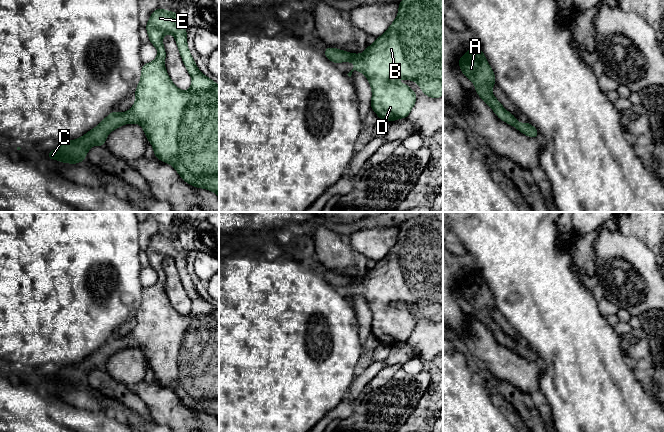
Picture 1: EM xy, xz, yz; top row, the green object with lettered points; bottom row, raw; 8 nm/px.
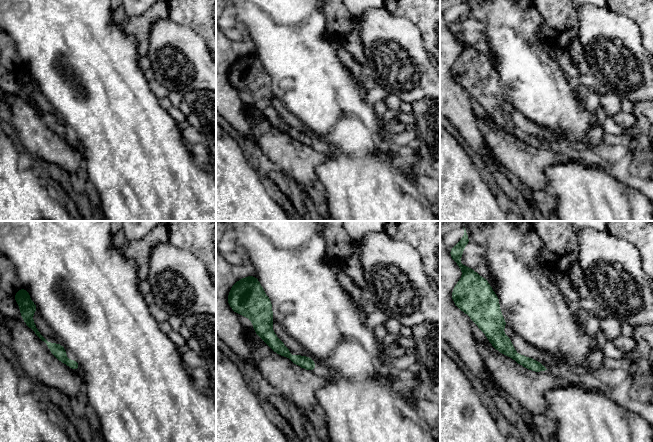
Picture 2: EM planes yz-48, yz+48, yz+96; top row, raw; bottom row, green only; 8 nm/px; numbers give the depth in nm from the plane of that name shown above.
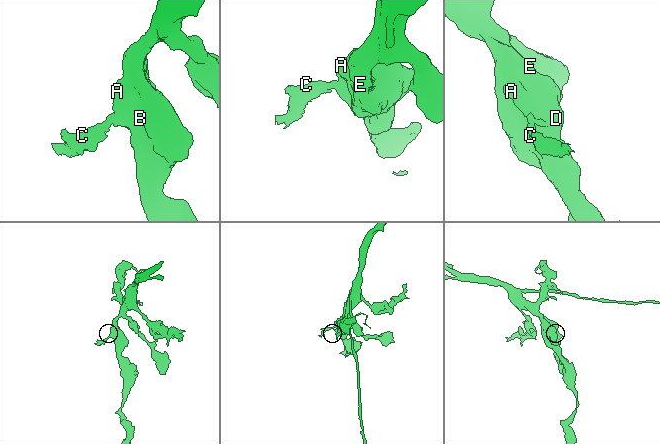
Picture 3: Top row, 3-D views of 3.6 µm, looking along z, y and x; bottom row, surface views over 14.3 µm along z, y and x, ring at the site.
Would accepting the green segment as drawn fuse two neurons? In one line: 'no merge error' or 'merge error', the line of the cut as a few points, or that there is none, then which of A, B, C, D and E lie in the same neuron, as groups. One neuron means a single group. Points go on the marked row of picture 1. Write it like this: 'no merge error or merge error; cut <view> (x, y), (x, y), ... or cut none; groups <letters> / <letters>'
no merge error; cut none; groups A B C D E

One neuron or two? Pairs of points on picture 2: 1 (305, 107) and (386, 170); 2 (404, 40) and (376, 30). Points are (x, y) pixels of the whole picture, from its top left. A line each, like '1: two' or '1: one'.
1: one
2: one

